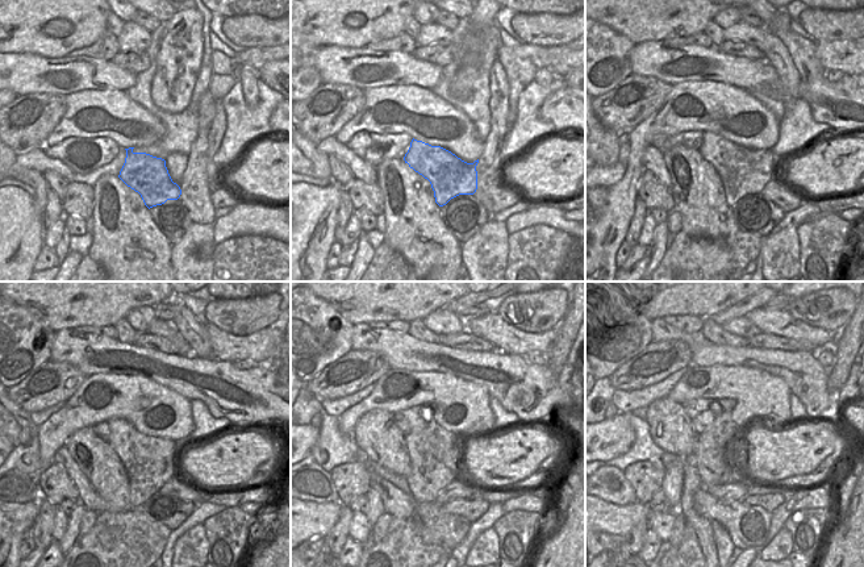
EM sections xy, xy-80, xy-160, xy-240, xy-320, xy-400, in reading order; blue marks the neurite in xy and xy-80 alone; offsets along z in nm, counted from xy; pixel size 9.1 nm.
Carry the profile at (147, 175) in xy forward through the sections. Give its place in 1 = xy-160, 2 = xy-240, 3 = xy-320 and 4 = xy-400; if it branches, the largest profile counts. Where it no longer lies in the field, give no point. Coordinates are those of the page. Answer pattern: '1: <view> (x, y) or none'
1: xy-160 (743, 171)
2: xy-240 (150, 462)
3: xy-320 (435, 454)
4: xy-400 (718, 463)

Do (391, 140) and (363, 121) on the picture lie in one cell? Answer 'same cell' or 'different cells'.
different cells

